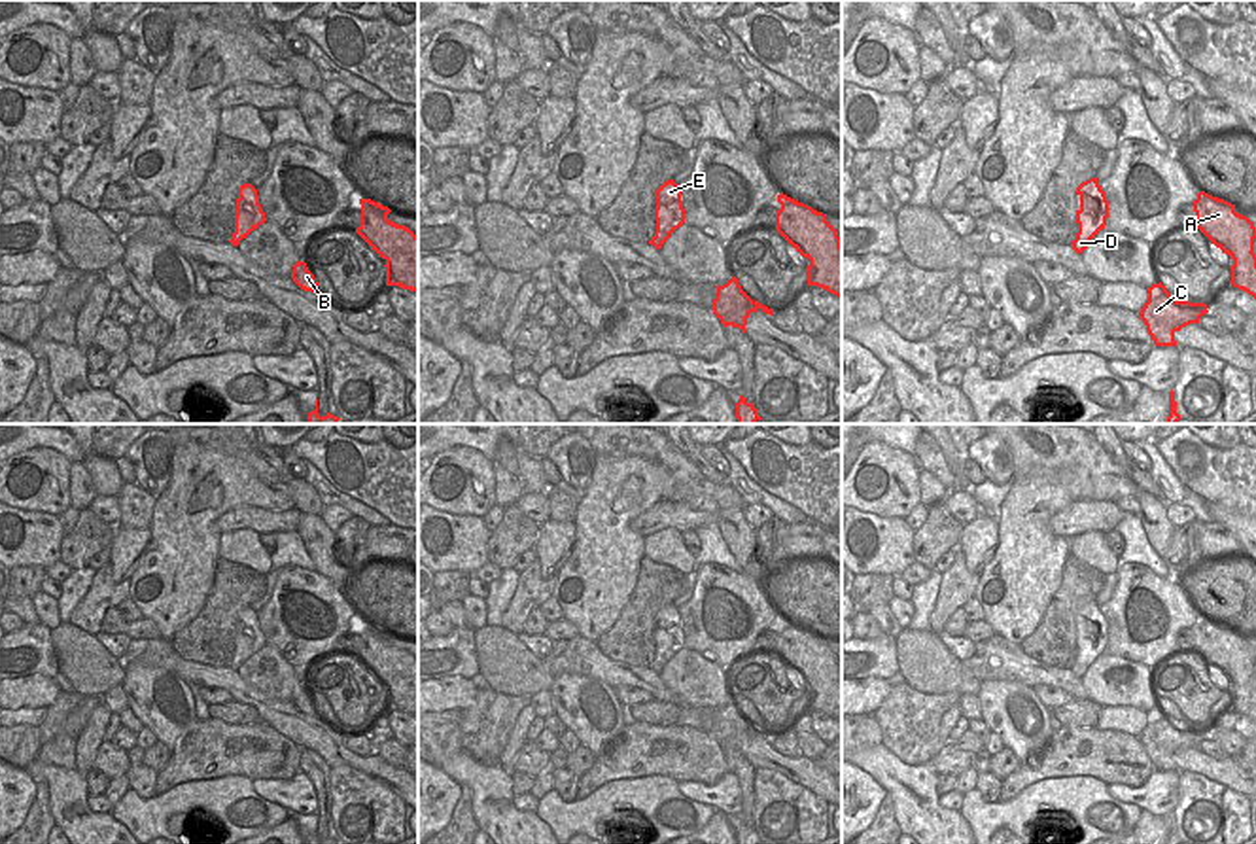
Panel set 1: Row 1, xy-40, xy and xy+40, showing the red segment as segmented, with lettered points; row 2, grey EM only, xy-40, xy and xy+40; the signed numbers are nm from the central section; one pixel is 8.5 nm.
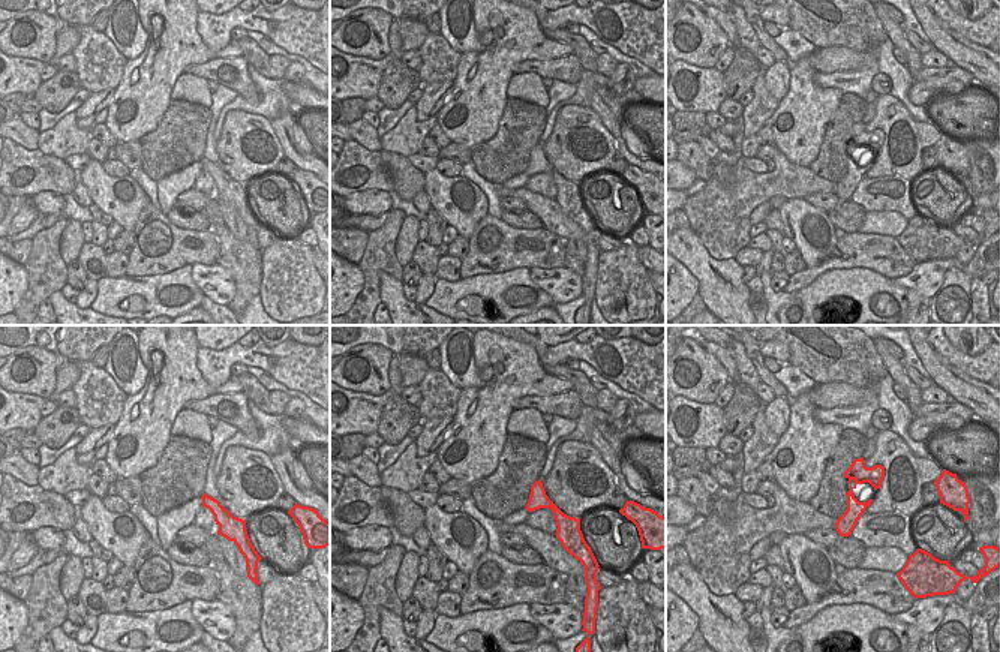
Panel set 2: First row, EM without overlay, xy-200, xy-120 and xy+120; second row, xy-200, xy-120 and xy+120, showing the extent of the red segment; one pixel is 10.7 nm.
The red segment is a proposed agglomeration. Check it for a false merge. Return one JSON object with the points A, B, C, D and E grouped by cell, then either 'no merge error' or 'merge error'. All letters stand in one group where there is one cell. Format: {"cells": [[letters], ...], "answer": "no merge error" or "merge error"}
{"cells": [["A", "C"], ["B", "D", "E"]], "answer": "merge error"}

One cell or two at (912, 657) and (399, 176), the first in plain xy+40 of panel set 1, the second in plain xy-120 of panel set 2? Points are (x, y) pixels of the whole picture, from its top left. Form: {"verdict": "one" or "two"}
{"verdict": "one"}

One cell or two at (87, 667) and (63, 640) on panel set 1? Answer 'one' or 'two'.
one

